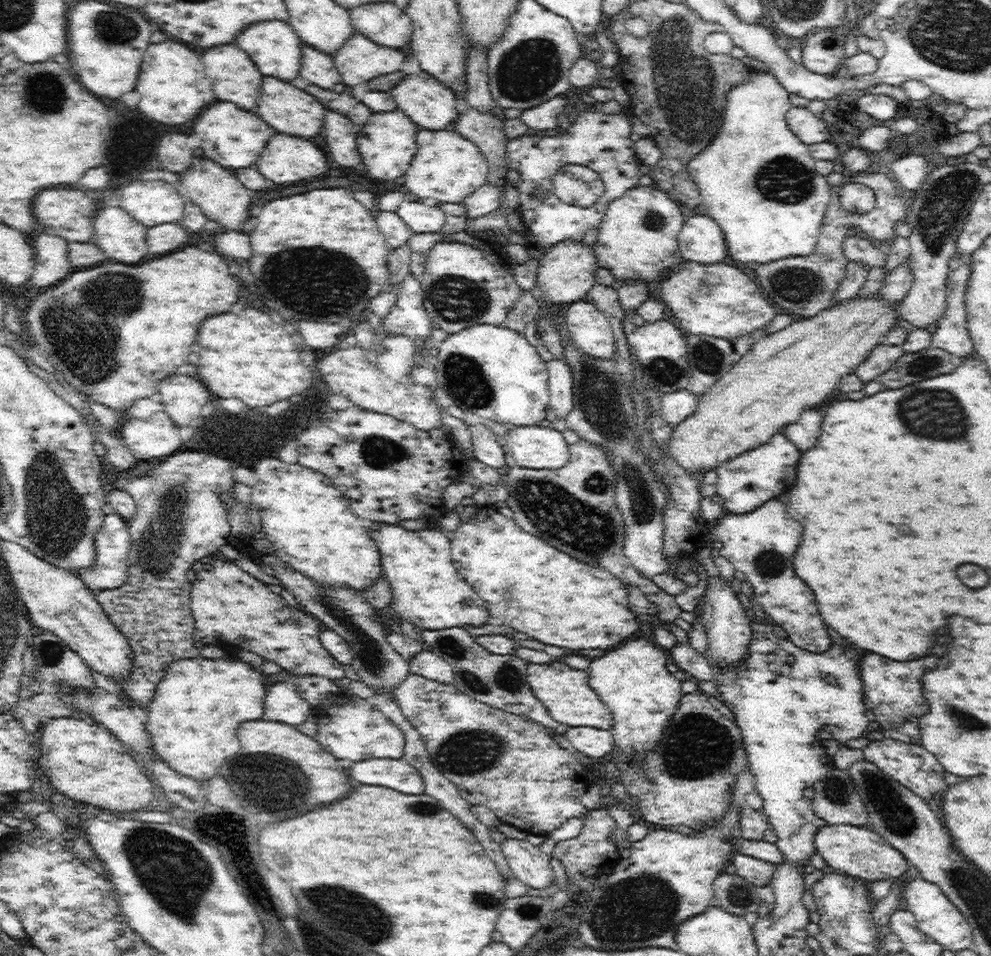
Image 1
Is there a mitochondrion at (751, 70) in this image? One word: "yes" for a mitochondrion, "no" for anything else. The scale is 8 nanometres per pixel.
no

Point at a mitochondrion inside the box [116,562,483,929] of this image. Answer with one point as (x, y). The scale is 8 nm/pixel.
(179, 892)

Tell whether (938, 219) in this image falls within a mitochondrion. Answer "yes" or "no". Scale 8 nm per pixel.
yes

